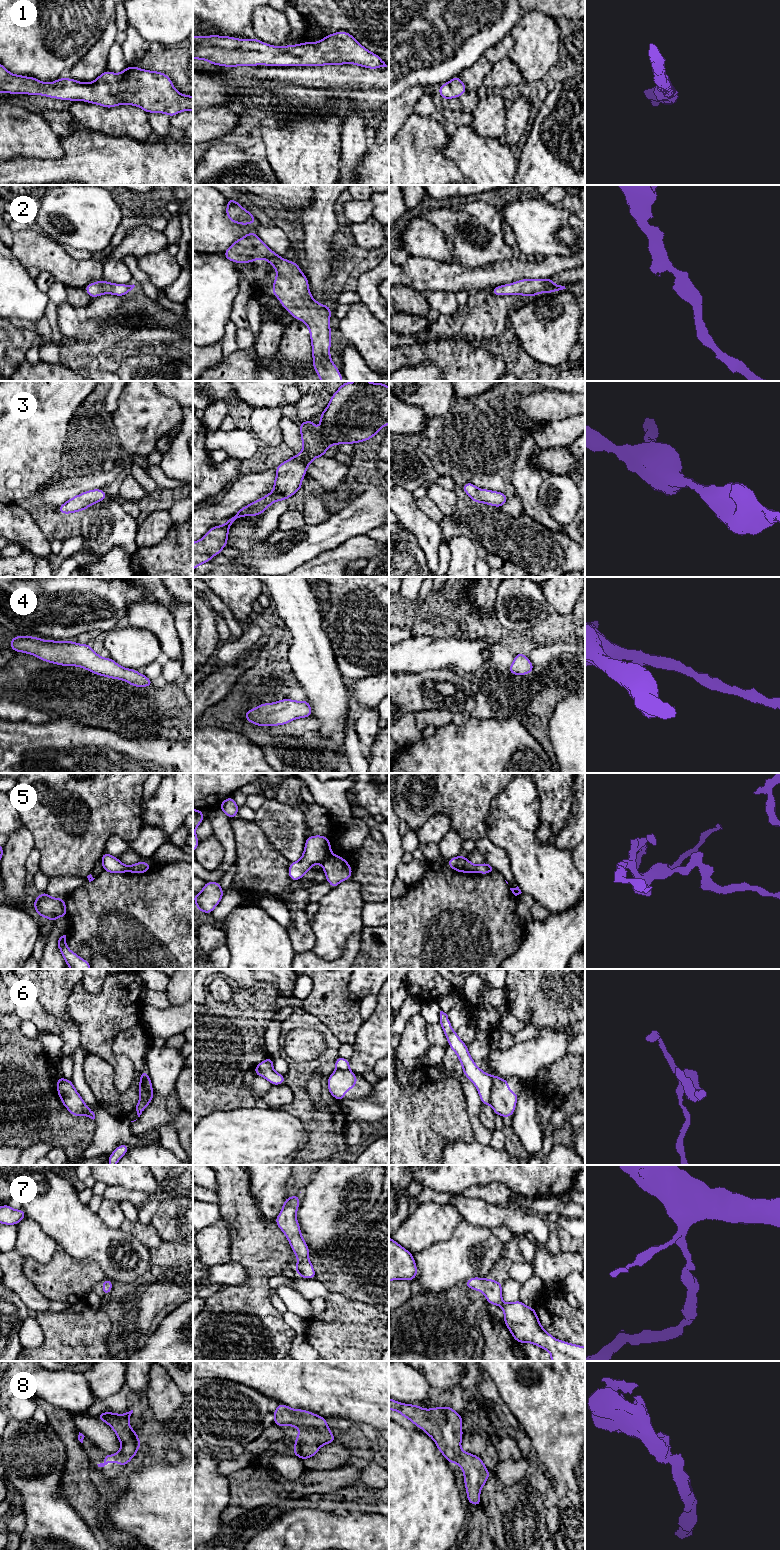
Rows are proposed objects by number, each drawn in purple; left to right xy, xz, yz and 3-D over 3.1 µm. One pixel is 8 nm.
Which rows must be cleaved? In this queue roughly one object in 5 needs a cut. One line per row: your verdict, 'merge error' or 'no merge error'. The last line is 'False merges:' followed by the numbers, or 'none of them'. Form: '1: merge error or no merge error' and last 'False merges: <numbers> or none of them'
1: no merge error
2: no merge error
3: no merge error
4: no merge error
5: merge error
6: merge error
7: no merge error
8: no merge error
False merges: 5, 6

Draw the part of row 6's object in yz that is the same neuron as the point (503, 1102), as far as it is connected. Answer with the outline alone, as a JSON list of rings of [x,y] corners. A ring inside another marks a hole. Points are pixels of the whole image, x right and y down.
[[[492,1075],[492,1087],[490,1090],[490,1104],[496,1115],[512,1117],[519,1092],[512,1093],[509,1089],[508,1079],[501,1079]]]

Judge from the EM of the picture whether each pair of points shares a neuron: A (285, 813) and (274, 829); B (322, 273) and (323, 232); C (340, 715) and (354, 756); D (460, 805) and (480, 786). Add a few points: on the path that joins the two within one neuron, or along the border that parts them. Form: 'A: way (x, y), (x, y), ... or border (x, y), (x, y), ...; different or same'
A: way (285, 817), (278, 825); same
B: way (322, 263), (322, 242); same
C: border (349, 705), (343, 741); different
D: way (465, 800), (475, 790); same

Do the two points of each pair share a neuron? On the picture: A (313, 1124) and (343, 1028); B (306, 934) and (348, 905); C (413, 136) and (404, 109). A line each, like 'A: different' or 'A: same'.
A: different
B: different
C: different

